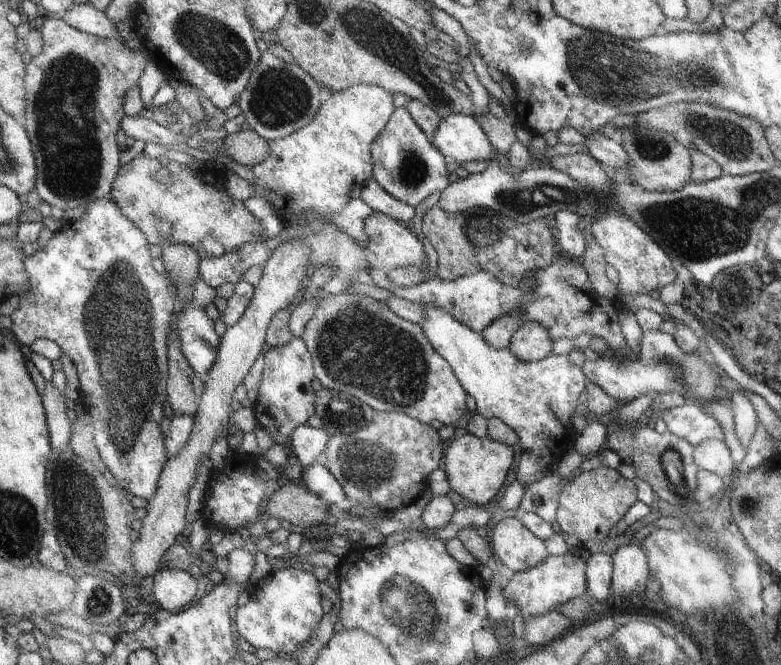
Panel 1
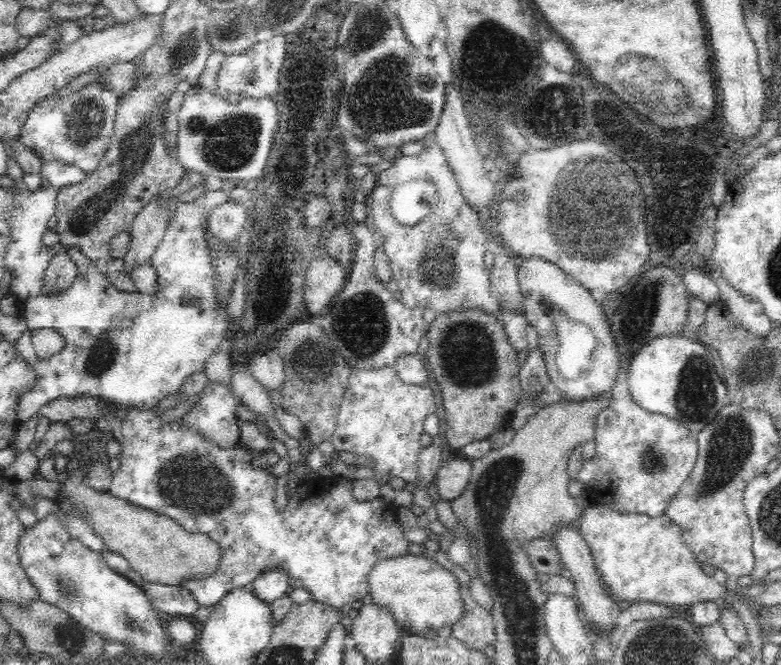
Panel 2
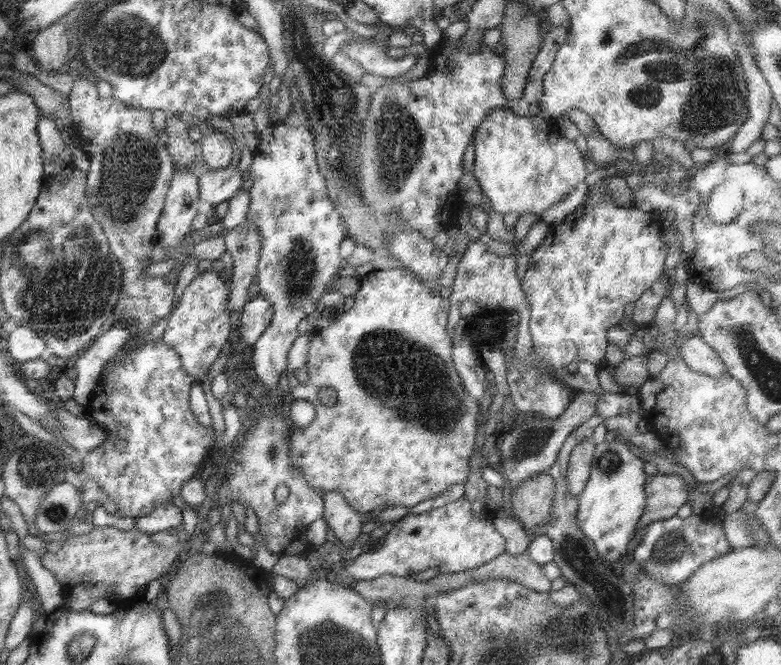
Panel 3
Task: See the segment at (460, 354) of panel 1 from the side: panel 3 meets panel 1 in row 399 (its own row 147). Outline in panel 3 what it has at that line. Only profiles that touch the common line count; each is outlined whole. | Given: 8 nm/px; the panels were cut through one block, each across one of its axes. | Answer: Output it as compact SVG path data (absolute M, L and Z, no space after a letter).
M493 108L485 116L485 120L477 126L471 144L473 144L473 178L481 186L483 198L485 196L489 198L489 204L497 214L531 212L539 216L541 212L545 212L545 208L557 204L567 194L571 194L571 190L577 184L581 184L591 170L591 166L581 158L575 142L569 142L561 136L557 120L541 116L517 116L507 108Z

